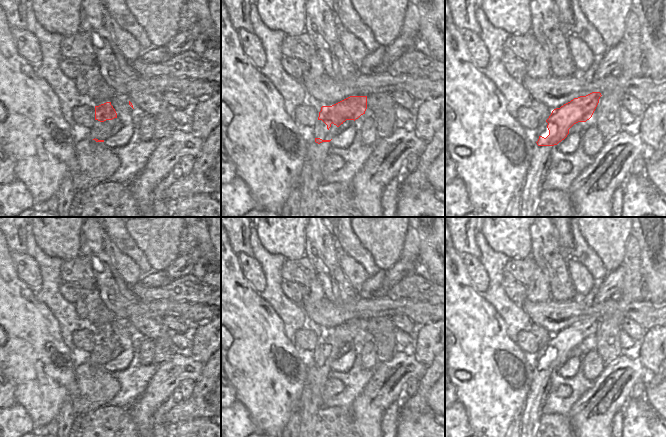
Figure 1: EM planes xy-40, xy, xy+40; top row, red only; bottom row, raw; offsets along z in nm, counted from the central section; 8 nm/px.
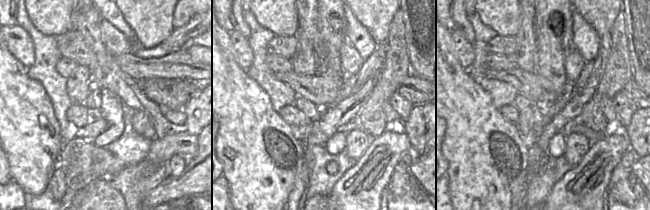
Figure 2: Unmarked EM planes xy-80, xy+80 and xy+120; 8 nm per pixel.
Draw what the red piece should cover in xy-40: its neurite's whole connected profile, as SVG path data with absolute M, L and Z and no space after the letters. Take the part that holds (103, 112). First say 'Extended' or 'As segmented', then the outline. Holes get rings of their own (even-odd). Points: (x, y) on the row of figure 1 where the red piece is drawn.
As segmented. M106 102L99 106L95 106L95 120L104 122L106 120L112 120L114 118L117 118L117 113L111 105L111 102Z

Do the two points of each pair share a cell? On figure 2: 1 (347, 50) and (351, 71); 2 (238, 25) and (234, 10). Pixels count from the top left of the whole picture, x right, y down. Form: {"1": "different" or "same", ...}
{"1": "same", "2": "same"}

